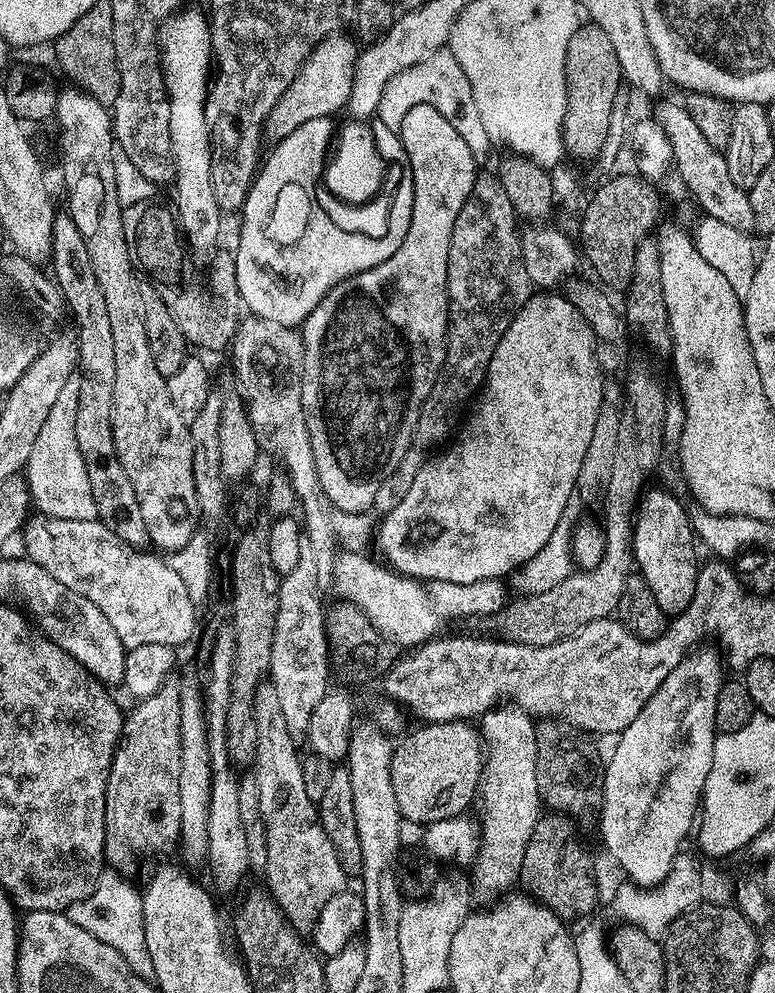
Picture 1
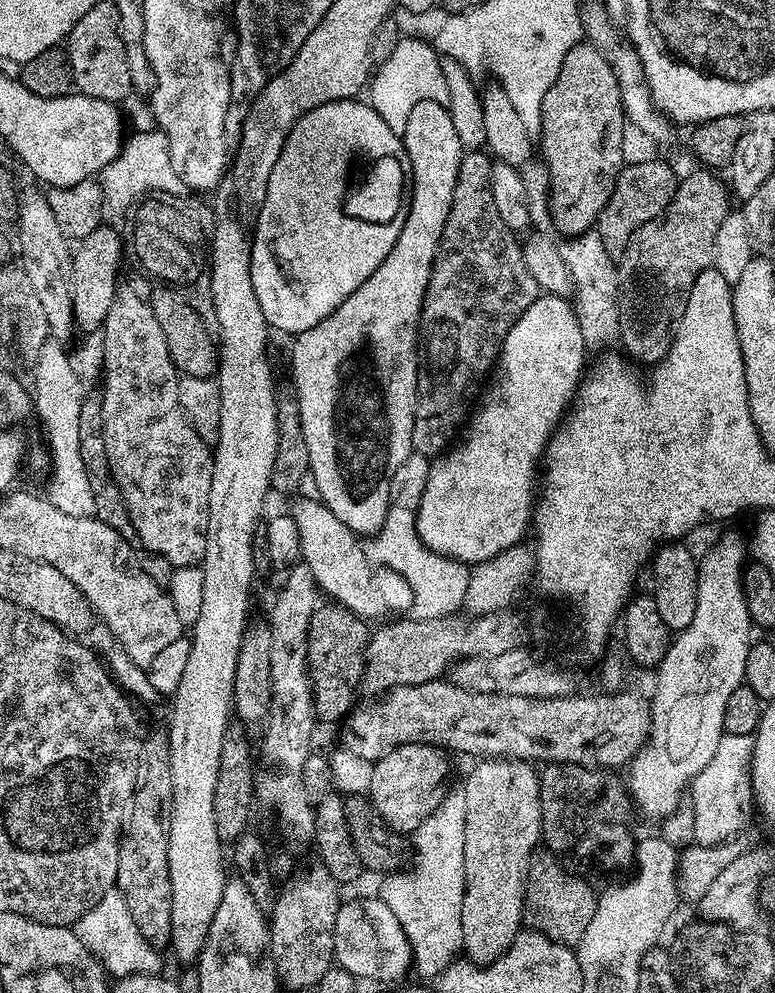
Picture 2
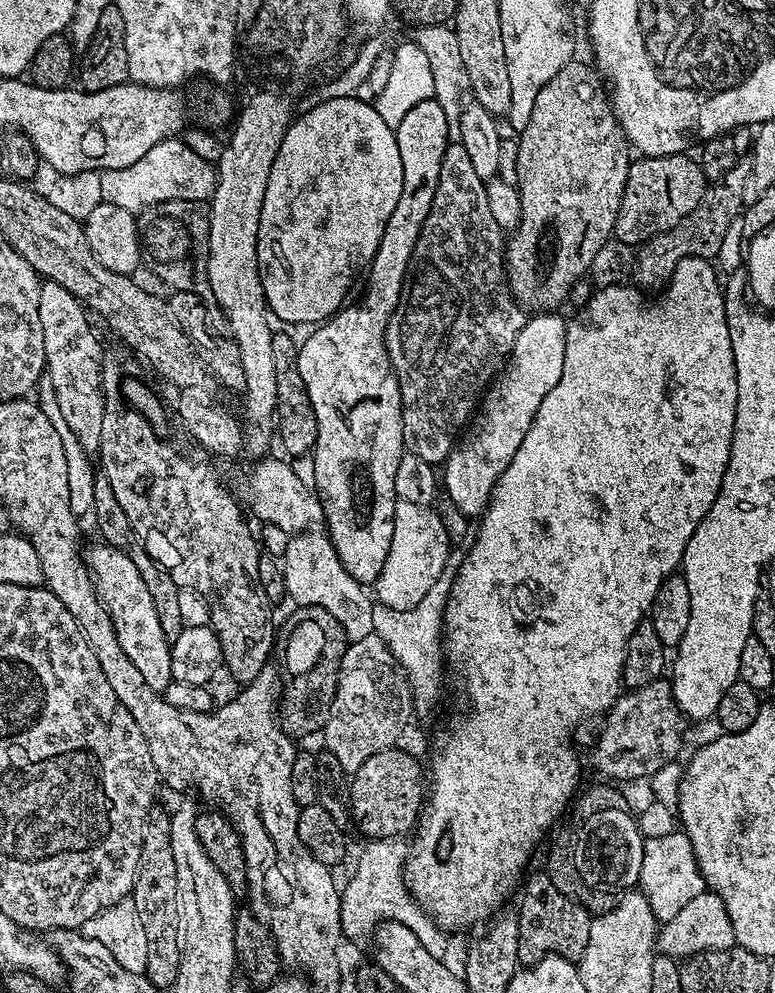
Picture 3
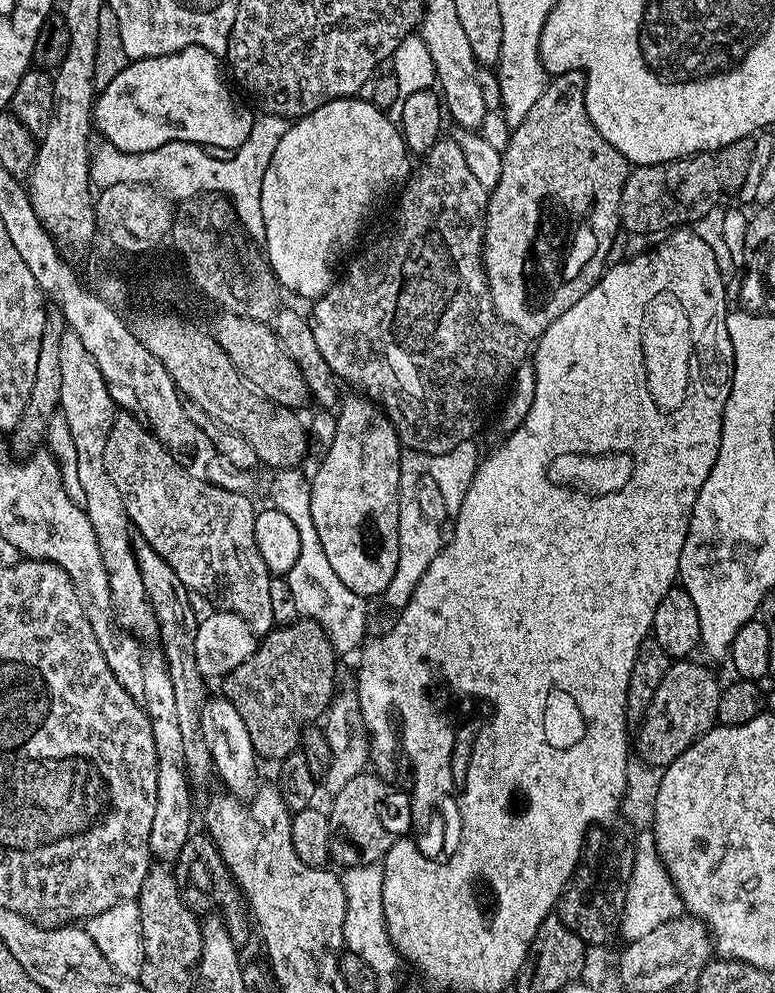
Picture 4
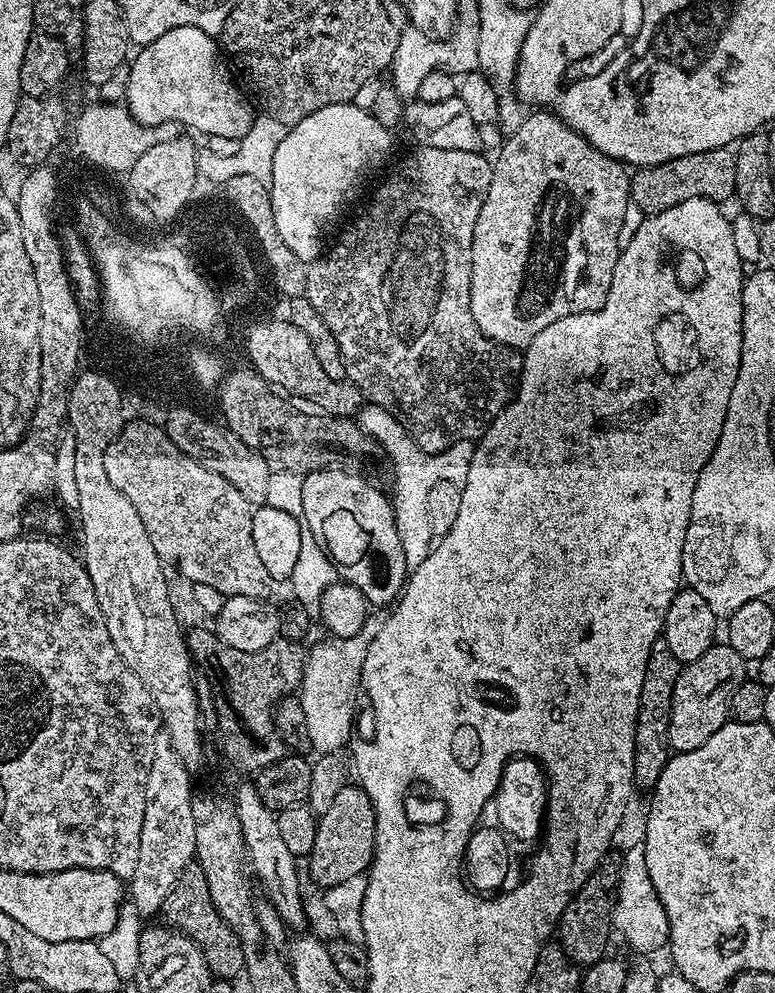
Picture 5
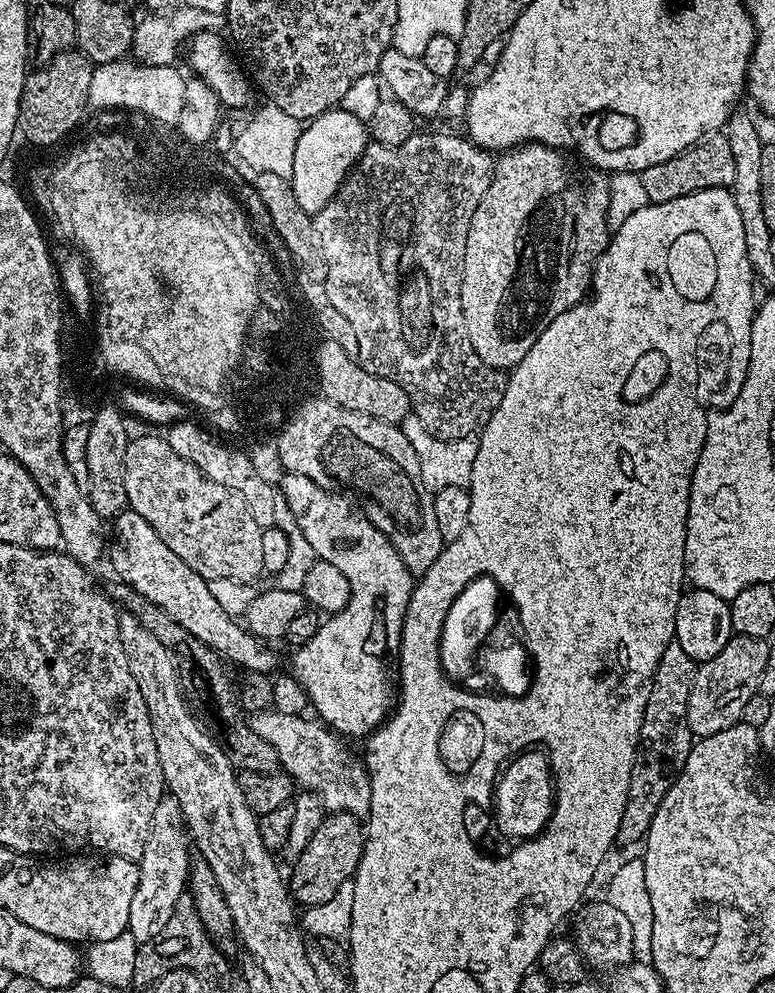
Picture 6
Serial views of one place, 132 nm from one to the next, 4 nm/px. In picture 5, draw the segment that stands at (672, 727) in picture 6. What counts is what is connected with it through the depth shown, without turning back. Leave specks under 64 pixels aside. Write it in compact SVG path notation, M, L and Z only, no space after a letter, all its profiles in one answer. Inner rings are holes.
M664 639L654 642L650 658L646 662L646 678L642 678L642 694L636 715L636 741L634 742L634 774L633 785L637 789L651 790L656 787L658 778L662 778L662 770L670 755L668 746L668 719L674 686L680 677L681 664L674 654L670 654L670 646Z

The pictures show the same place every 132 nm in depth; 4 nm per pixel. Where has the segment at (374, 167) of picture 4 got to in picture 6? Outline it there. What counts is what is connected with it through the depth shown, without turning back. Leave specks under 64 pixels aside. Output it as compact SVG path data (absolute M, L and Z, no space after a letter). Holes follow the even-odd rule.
M329 110L309 119L296 138L290 183L294 198L298 198L298 206L309 214L322 211L333 200L340 183L356 167L356 161L370 143L365 121L361 117L359 120L352 112L335 111Z

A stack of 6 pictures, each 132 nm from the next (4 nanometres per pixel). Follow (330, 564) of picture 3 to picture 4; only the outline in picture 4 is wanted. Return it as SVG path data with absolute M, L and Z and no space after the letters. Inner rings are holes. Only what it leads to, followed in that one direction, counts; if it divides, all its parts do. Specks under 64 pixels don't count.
M303 467L281 468L272 480L271 507L286 514L294 522L295 529L301 535L301 554L293 568L287 572L286 579L290 593L294 596L295 605L301 617L316 620L326 630L337 653L355 653L365 643L364 631L368 628L368 608L365 597L354 594L334 574L330 562L326 559L326 550L322 550L322 542L318 538L318 530L314 530L314 517L310 515L310 490L312 481Z

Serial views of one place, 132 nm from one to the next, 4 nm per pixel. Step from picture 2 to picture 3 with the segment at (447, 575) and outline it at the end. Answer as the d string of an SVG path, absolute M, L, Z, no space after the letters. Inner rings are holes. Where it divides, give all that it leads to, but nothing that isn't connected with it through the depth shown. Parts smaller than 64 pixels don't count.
M397 500L390 553L374 586L375 591L390 594L388 598L391 603L405 603L407 607L417 605L439 578L450 547L446 528L435 507L417 506L412 502Z

